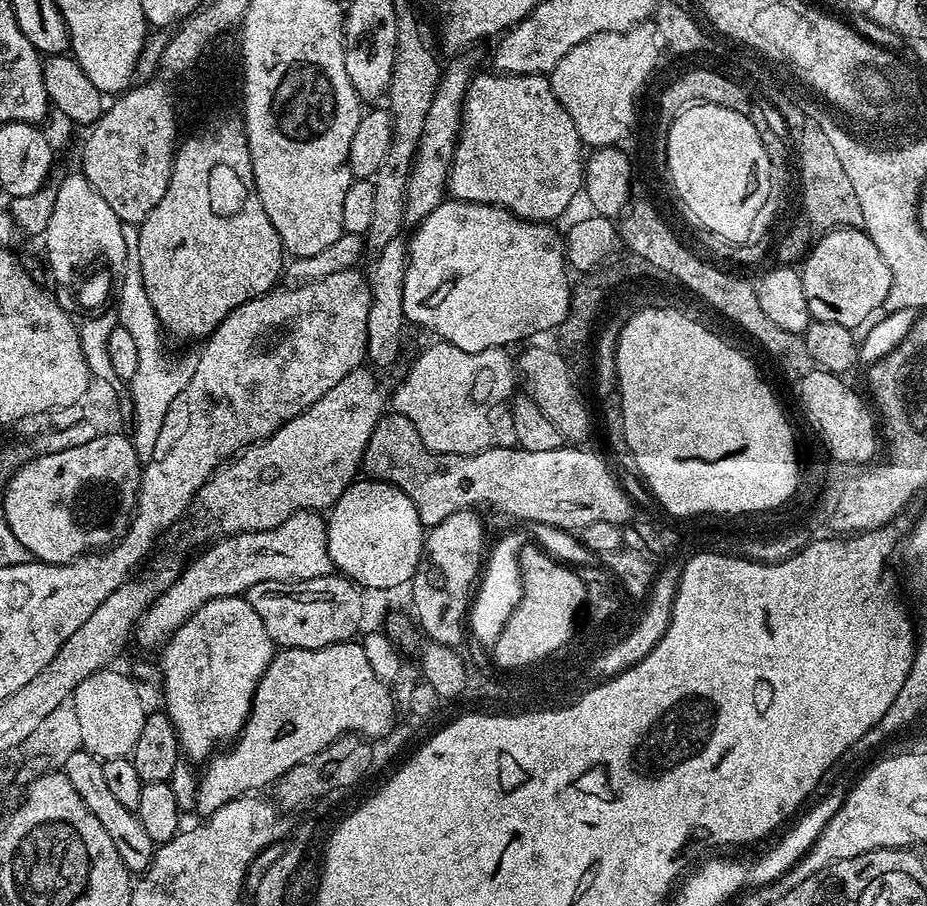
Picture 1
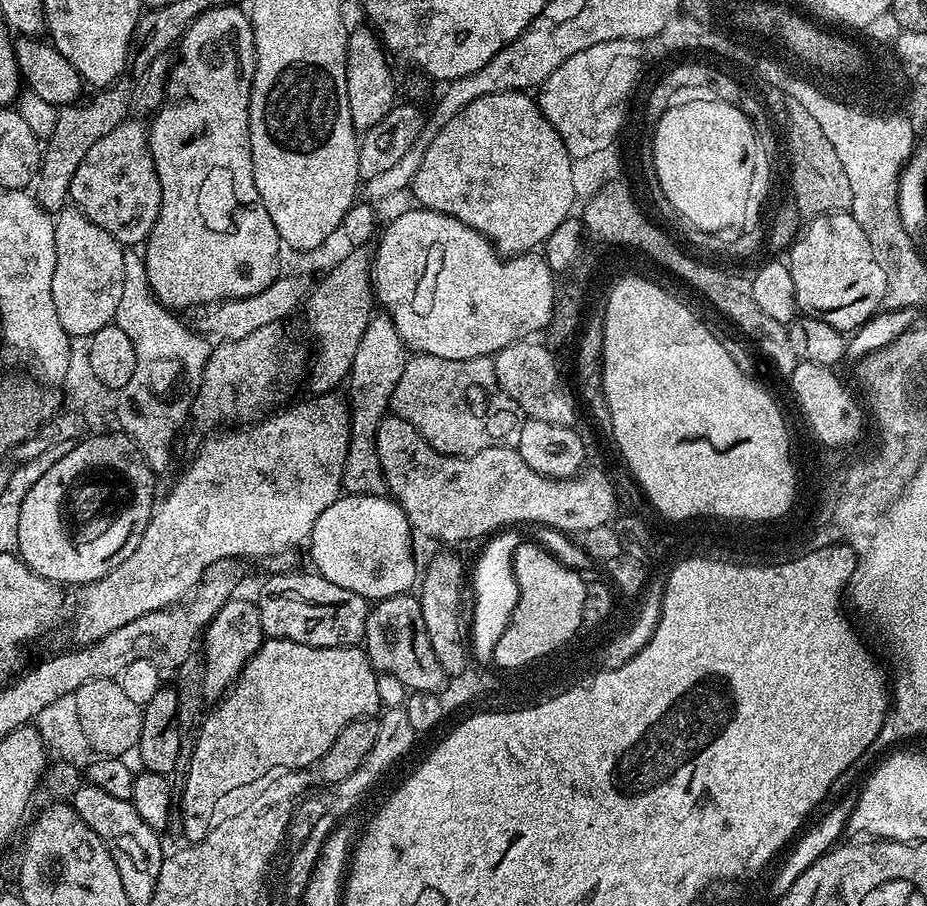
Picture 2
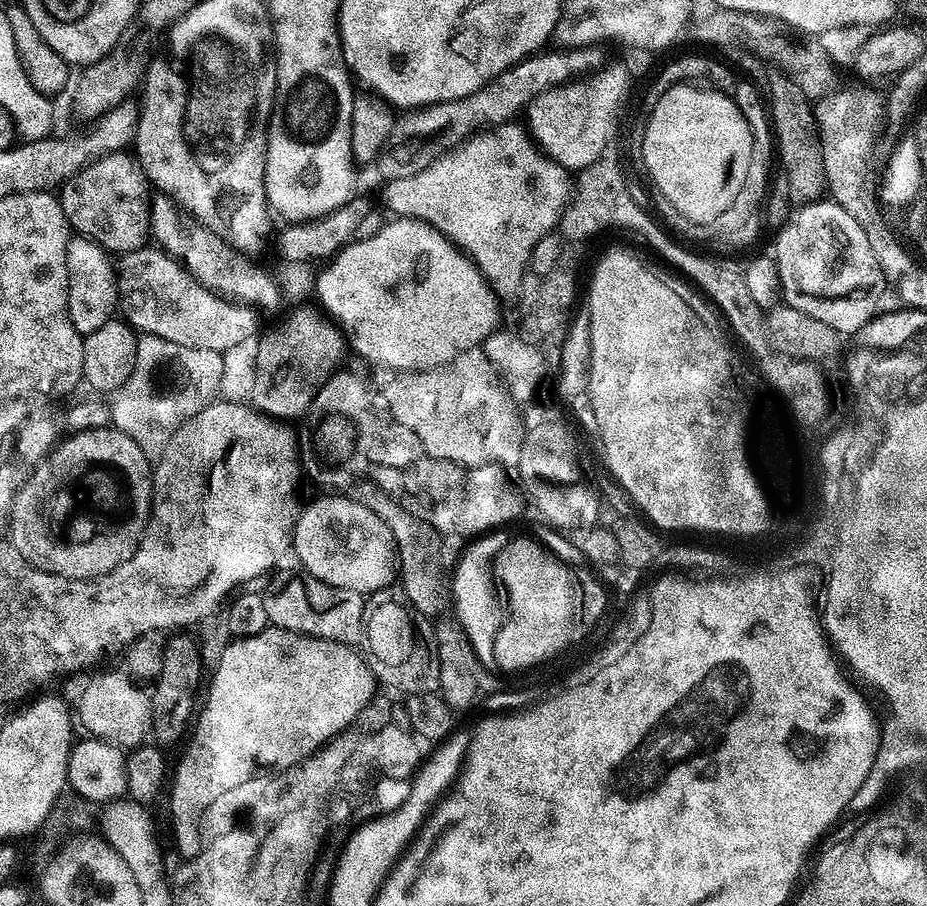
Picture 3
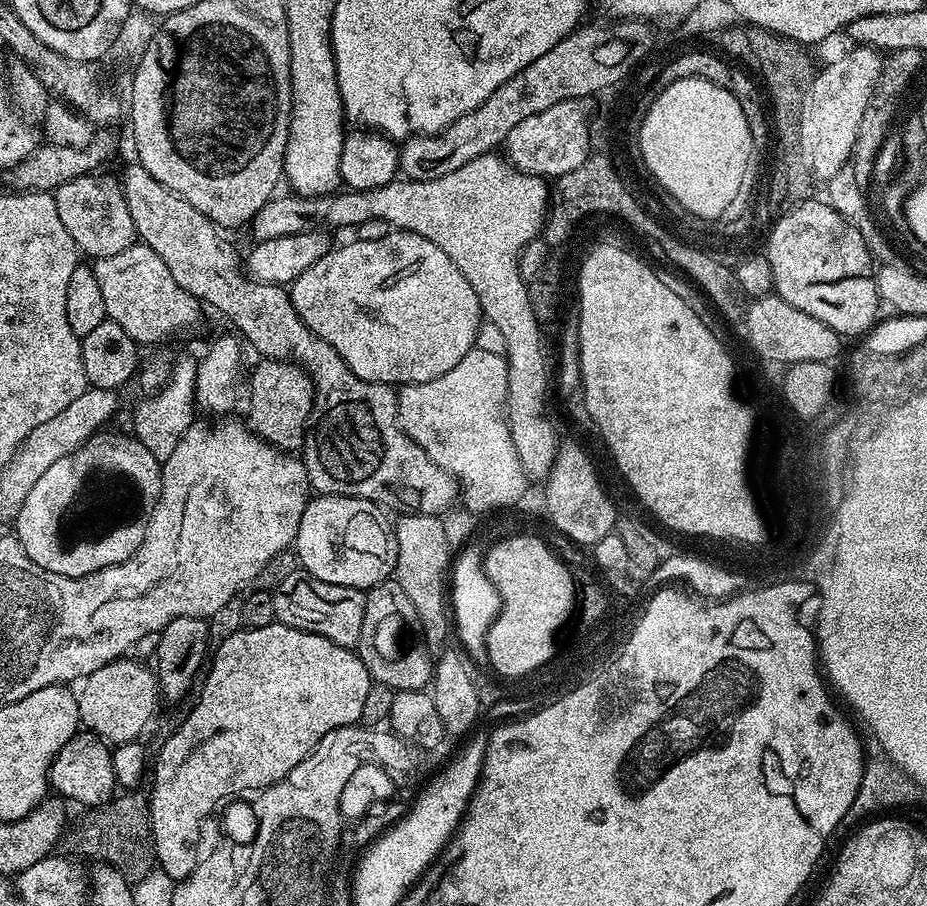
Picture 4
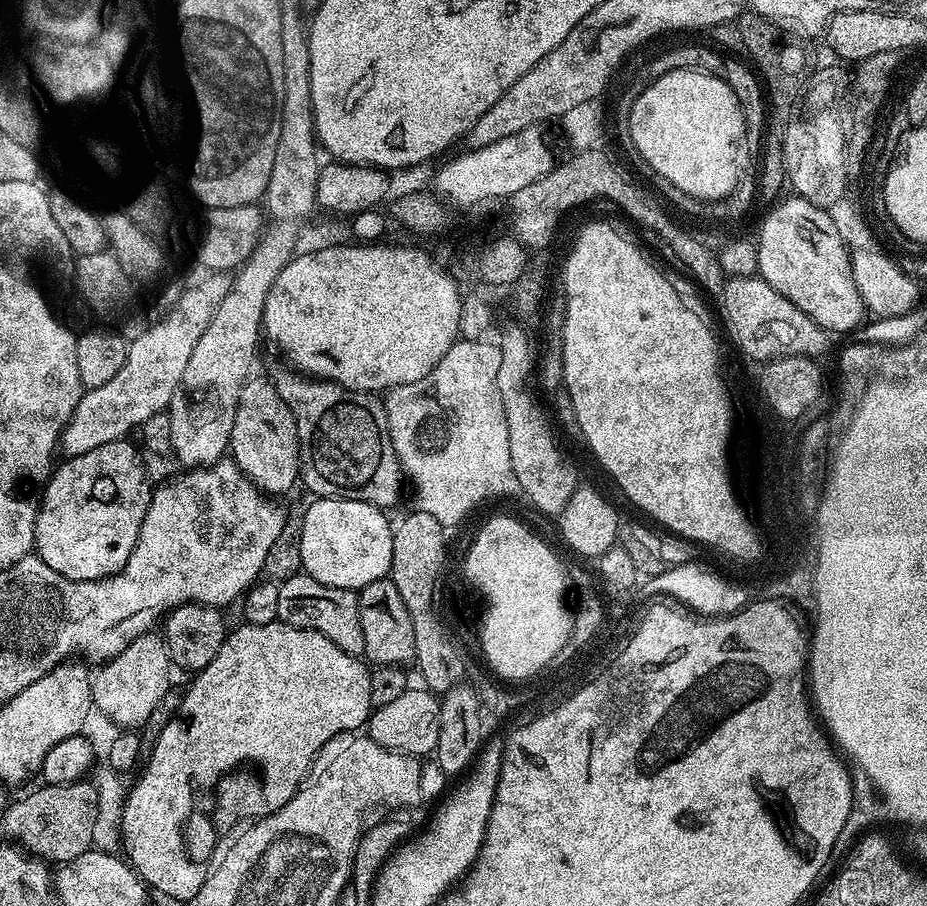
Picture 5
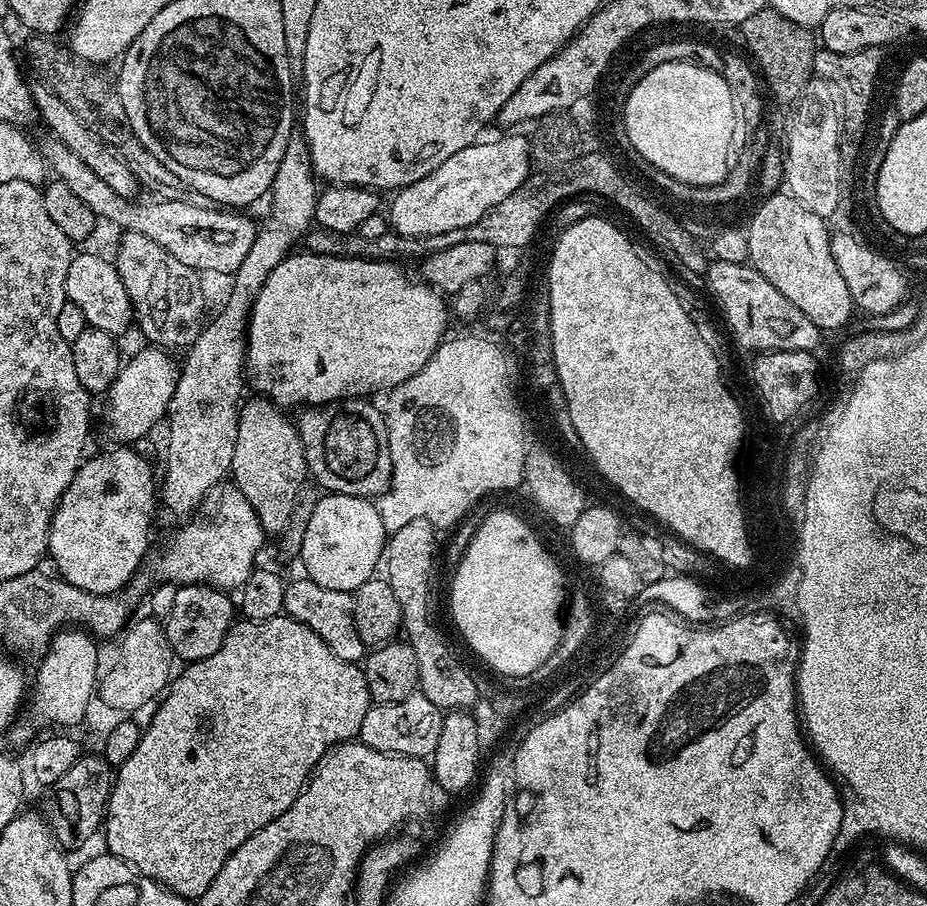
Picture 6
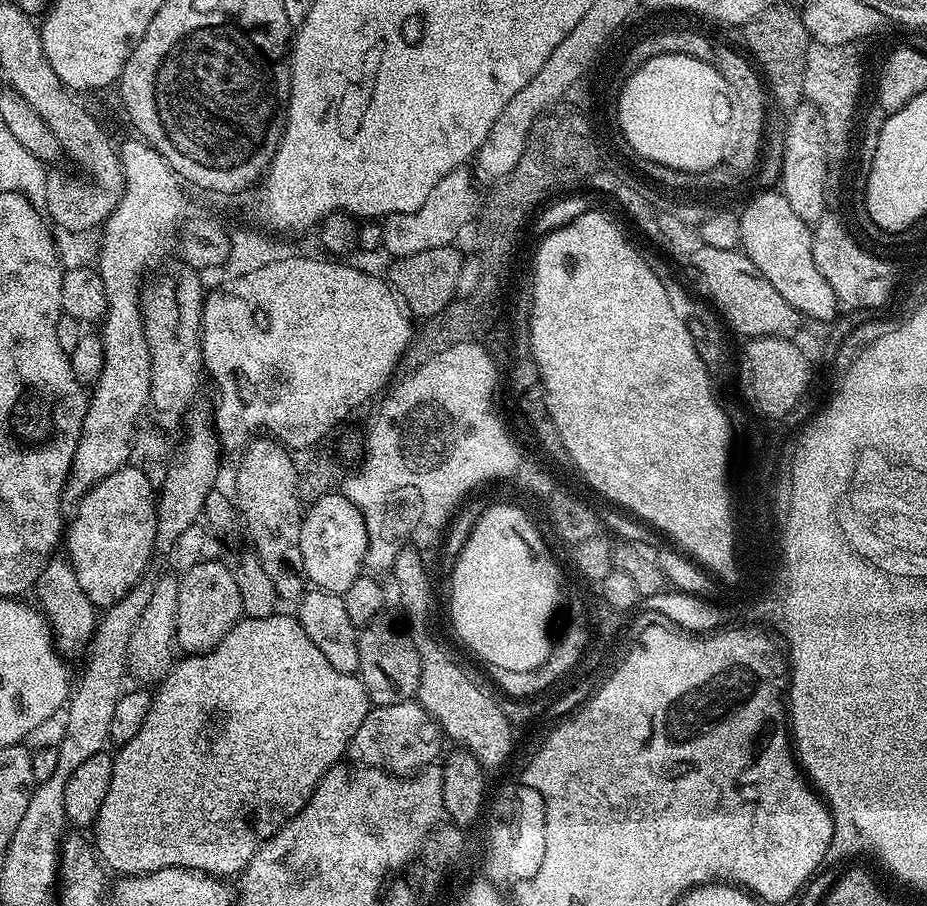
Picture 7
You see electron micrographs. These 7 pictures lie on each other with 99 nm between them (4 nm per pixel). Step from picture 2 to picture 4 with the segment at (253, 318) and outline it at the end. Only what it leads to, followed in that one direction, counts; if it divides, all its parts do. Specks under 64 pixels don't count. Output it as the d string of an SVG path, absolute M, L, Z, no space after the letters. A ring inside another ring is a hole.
M137 242L118 254L99 257L91 270L102 290L107 319L118 322L137 346L156 344L200 320L201 302L178 286L162 258L146 244Z

